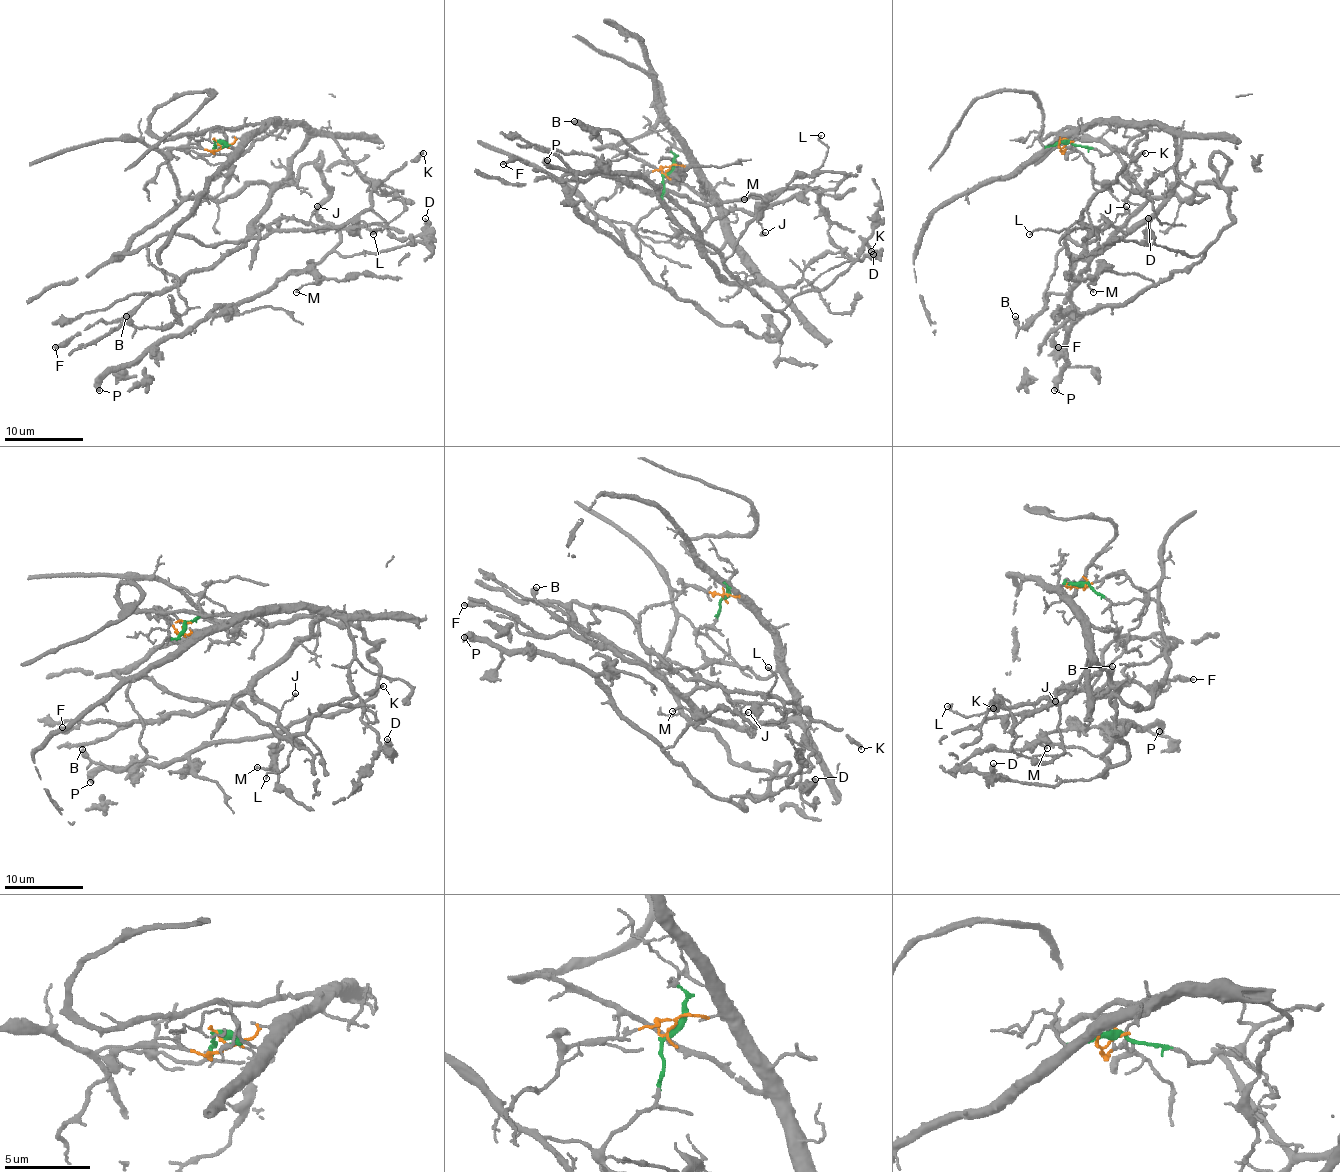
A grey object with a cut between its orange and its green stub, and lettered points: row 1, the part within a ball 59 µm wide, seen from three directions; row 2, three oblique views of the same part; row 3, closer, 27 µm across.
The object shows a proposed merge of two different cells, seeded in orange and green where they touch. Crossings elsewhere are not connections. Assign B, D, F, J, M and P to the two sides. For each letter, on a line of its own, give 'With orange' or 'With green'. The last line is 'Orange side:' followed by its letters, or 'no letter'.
B: With green
D: With green
F: With orange
J: With orange
M: With green
P: With green
Orange side: F, J

